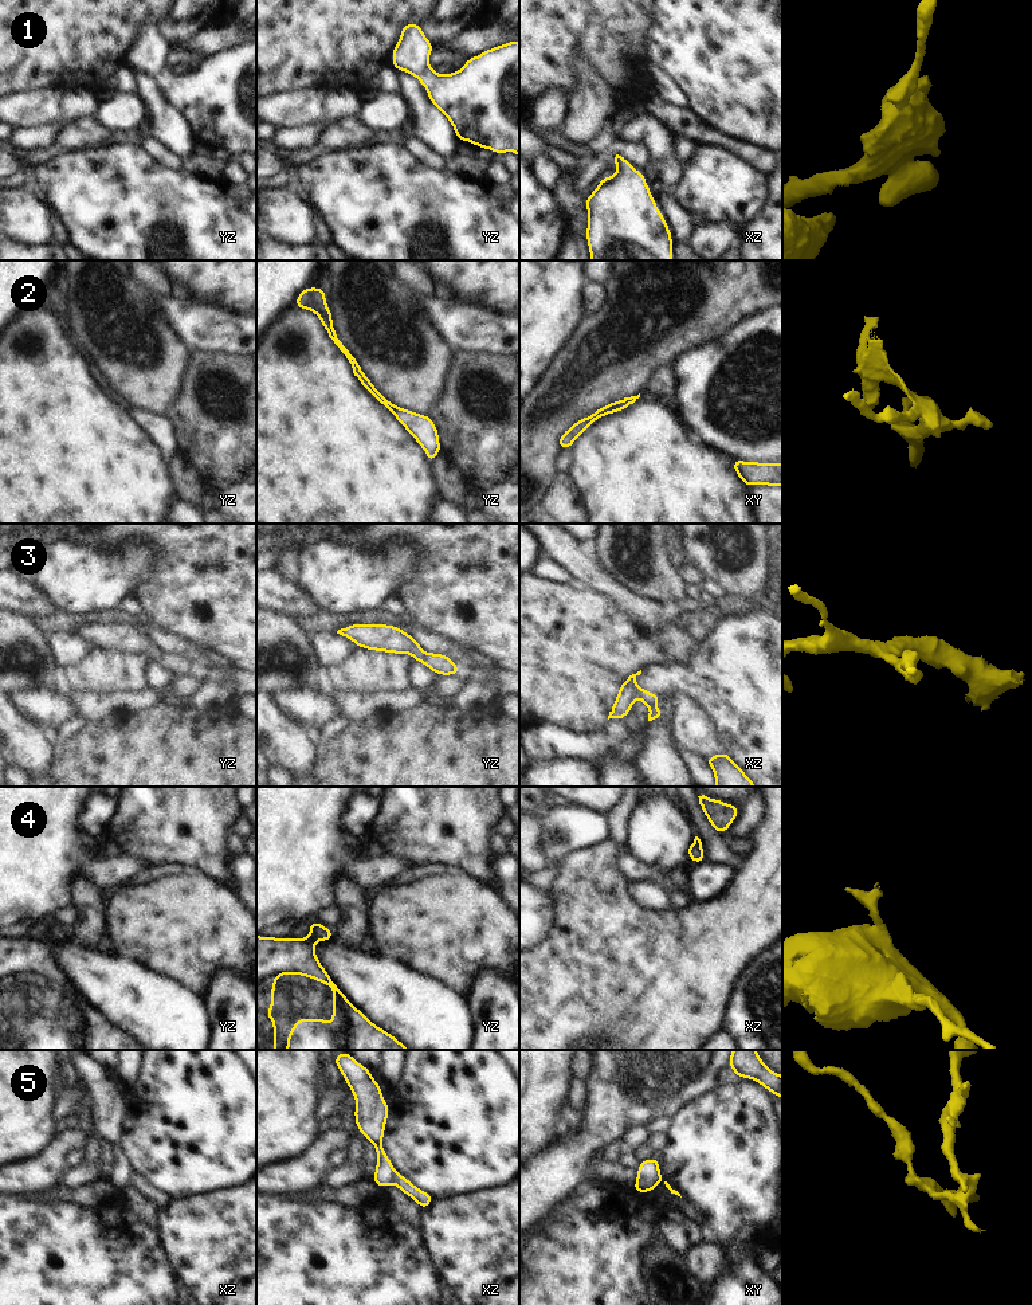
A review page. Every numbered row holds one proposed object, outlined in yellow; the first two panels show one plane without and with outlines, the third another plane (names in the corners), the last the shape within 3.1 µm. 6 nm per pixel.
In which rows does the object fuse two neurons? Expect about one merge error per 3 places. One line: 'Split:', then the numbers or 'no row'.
Split: 5

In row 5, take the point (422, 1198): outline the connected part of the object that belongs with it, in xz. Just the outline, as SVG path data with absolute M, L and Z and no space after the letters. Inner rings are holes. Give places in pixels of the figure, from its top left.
M395 1172L393 1184L405 1195L412 1198L421 1210L425 1210L432 1202L433 1196L429 1192L425 1192L417 1188L413 1183L411 1183L405 1176Z

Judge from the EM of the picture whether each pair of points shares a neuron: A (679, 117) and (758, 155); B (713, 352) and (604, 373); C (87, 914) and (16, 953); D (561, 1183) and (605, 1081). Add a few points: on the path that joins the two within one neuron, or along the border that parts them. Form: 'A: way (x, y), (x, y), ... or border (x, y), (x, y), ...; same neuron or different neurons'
A: way (699, 130), (703, 134), (721, 138), (738, 148); same neuron
B: border (701, 343), (685, 349), (668, 367); different neurons
C: border (69, 931), (71, 936); different neurons
D: way (581, 1157), (588, 1140), (605, 1120), (605, 1106); same neuron

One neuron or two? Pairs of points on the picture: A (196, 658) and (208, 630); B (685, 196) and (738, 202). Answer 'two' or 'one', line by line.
A: two
B: one

